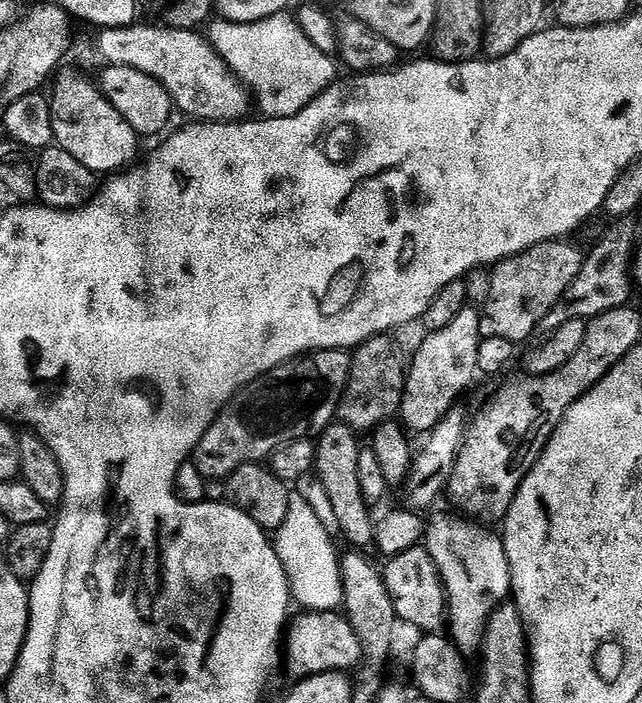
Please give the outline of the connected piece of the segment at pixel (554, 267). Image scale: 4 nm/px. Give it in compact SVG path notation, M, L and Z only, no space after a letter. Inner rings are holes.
M543 240L517 256L501 260L491 269L492 281L486 286L488 297L480 312L481 337L506 338L517 346L533 339L532 331L547 321L556 303L570 290L570 282L582 270L585 253L566 243L570 242Z

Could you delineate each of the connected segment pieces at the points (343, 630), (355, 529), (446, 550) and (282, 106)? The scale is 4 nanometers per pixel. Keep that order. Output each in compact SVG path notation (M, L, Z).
M305 611L291 621L286 628L286 658L288 672L295 678L317 676L323 672L352 670L361 663L358 638L350 626L348 617L339 611Z
M330 424L315 441L314 474L328 492L339 521L341 537L358 548L370 548L375 543L375 521L370 514L371 507L362 497L362 486L359 485L358 454L362 446L358 440L357 433L344 424Z
M440 512L437 516L427 517L426 531L423 543L426 545L430 558L438 570L441 582L444 583L444 595L446 597L446 624L450 631L450 639L461 653L479 653L481 651L488 619L494 614L494 610L509 599L512 590L512 575L506 558L503 539L496 536L491 527L479 522L473 522L463 515L451 516L448 512Z
M288 12L268 16L253 24L231 24L229 20L216 18L211 21L206 35L216 48L216 53L227 62L229 70L244 81L255 97L257 94L260 98L260 108L264 111L261 113L265 117L296 116L303 108L313 104L338 79L337 61L333 57L322 54L322 50L318 50L318 46L314 46L314 42L310 42L310 38L306 38L295 15Z

